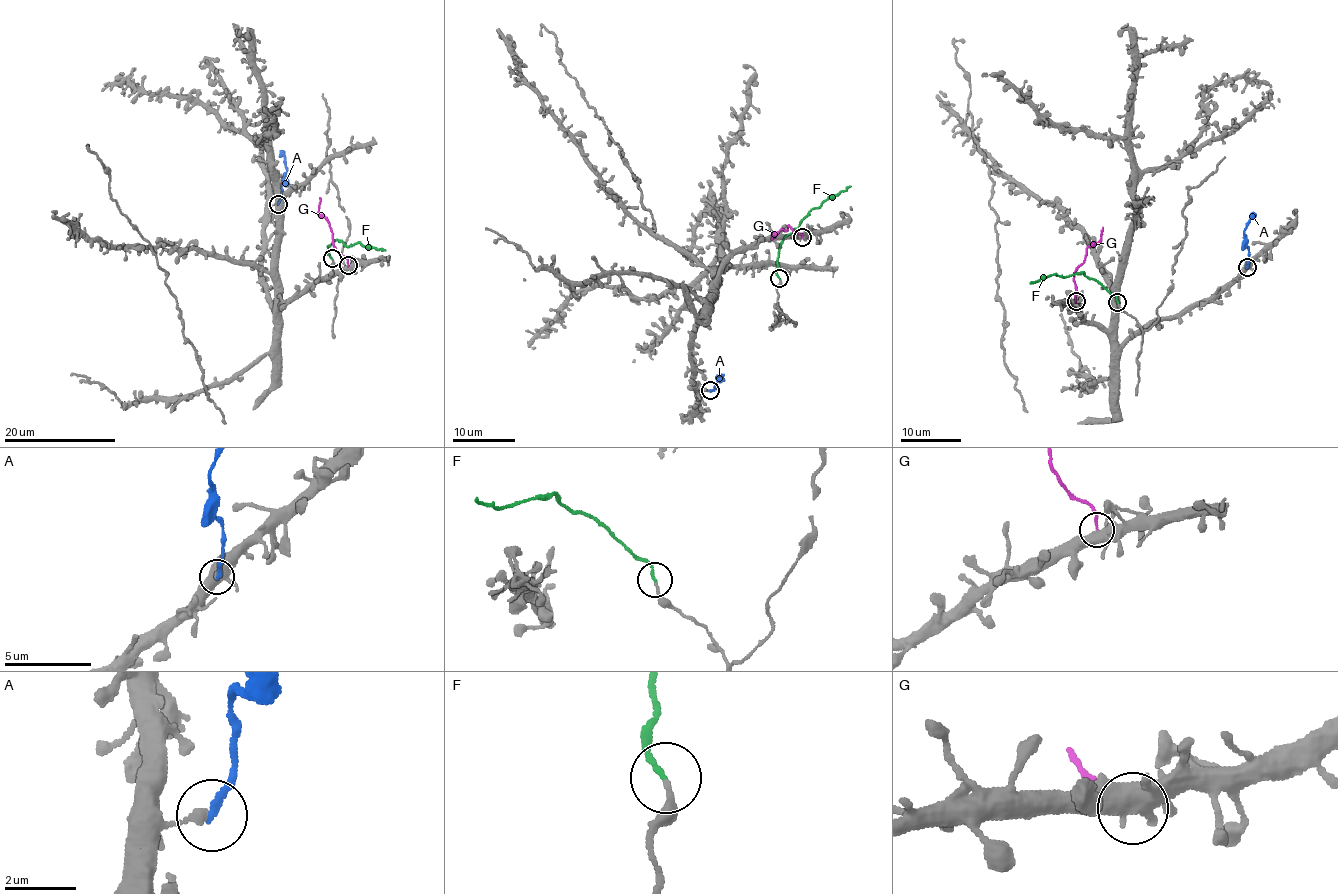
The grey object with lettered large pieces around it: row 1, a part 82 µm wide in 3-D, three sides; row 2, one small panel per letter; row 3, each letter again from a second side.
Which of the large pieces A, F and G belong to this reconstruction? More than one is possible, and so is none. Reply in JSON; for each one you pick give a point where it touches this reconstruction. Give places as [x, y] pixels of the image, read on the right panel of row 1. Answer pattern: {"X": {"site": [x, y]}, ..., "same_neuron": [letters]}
{"F": {"site": [1117, 302]}, "same_neuron": ["F"]}

